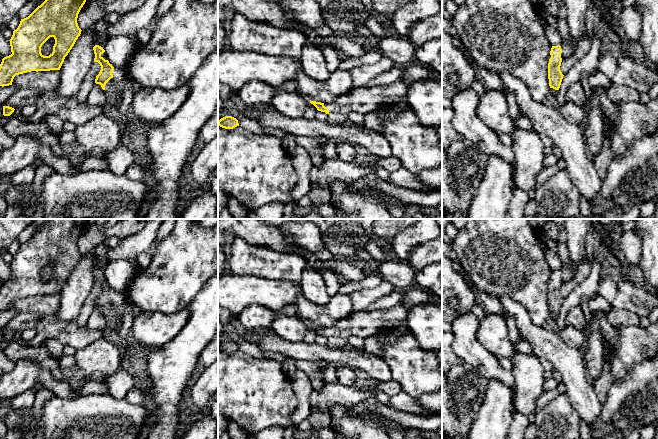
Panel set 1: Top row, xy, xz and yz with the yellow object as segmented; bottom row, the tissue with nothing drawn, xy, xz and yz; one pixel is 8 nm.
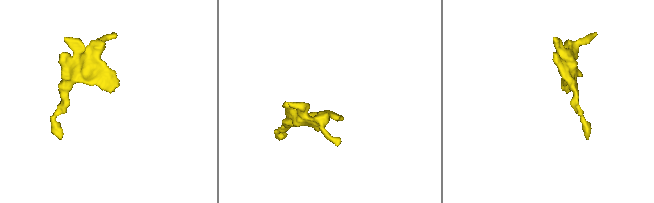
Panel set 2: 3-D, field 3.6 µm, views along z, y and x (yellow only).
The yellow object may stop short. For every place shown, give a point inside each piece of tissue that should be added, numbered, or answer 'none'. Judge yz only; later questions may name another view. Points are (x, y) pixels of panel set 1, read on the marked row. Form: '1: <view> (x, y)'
1: yz (553, 92)

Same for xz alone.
1: xz (362, 100)

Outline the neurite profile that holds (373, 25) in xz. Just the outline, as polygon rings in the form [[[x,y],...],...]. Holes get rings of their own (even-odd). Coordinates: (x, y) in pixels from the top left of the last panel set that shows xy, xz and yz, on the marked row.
[[[368,18],[365,20],[365,26],[376,36],[379,40],[390,37],[391,34],[385,30],[377,20],[374,18]]]

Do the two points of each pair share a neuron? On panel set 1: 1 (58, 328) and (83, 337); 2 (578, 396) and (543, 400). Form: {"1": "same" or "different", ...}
{"1": "same", "2": "different"}

